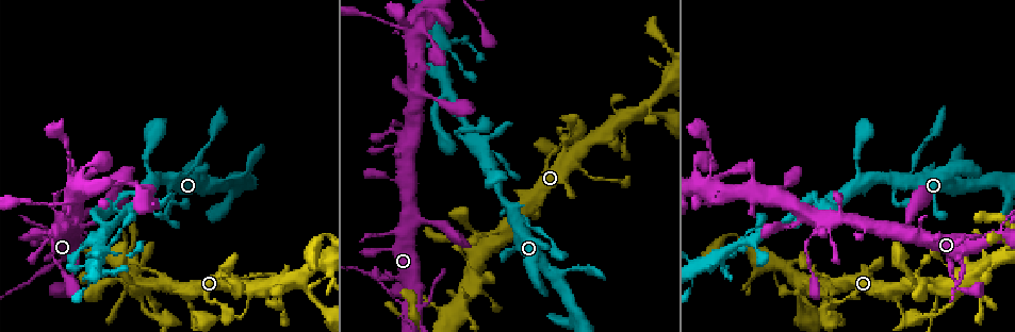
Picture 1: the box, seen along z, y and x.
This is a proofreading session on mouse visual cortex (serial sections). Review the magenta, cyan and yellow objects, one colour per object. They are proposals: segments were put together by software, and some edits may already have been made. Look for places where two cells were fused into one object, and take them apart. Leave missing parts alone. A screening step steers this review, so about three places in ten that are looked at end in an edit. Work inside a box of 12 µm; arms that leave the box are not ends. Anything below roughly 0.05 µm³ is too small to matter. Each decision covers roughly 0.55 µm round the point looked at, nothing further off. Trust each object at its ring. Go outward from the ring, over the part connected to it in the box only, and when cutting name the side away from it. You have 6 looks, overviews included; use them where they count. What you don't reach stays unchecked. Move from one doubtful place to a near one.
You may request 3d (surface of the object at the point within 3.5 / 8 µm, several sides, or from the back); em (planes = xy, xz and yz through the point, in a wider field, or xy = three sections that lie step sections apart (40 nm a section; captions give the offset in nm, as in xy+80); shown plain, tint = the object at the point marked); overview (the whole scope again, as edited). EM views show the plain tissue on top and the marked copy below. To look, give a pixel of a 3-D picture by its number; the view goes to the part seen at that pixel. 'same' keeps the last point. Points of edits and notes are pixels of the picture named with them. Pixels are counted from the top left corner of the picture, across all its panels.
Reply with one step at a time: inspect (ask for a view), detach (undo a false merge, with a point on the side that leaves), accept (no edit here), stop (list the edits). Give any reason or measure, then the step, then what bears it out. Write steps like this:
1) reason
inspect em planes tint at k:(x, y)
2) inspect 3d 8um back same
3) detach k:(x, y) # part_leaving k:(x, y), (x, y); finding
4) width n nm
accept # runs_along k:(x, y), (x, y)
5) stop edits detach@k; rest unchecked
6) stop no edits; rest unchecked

inspect 3d 8um at 1:(168, 193)

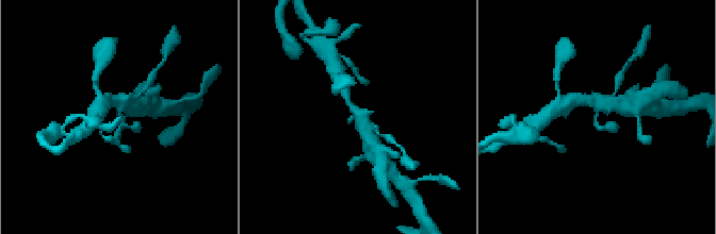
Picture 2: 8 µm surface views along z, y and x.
shape alone is not enough
inspect em xy step 5 tint at 2:(596, 117)

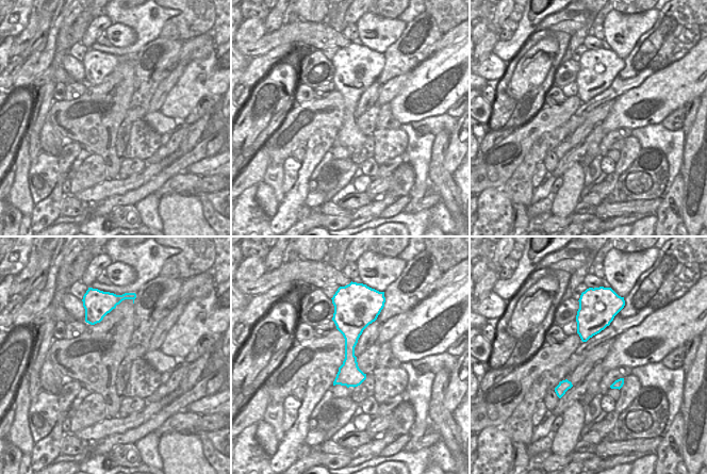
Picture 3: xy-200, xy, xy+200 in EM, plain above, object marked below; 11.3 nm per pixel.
width 260 nm
accept # runs_along 2:(129, 103), (120, 122), (137, 128); one cell here

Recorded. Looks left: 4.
side arm on a straight run
inspect 3d 3.5um back at 1:(497, 249)

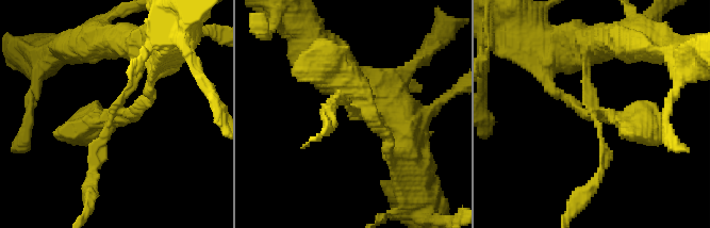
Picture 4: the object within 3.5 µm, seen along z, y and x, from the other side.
shape alone is not enough
inspect em xy step 3 tint at 4:(359, 108)

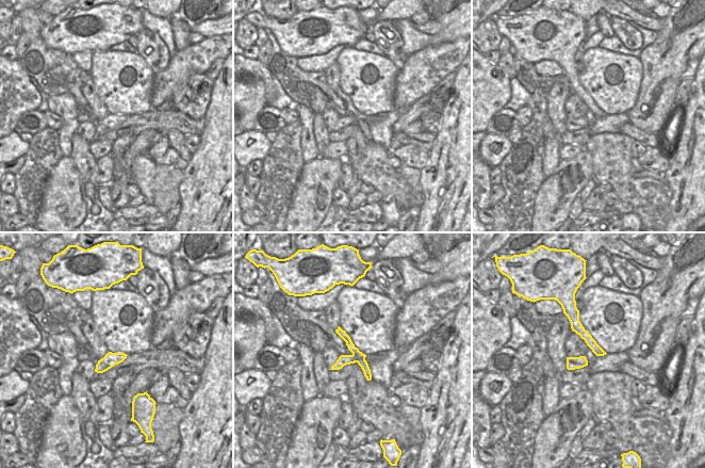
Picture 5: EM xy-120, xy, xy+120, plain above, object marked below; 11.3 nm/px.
arm_widths 100, 300, 400 nm
detach 4:(101, 146) # border 5:(353, 353), (357, 361); a second cell is stuck on

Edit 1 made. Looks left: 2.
a narrow waist
inspect 3d 3.5um at 1:(230, 277)

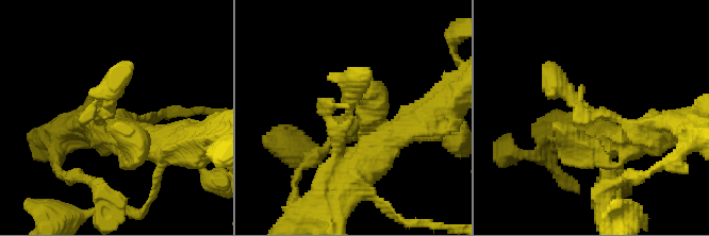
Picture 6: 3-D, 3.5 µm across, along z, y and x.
need the tissue
inspect em planes tint at 6:(112, 113)

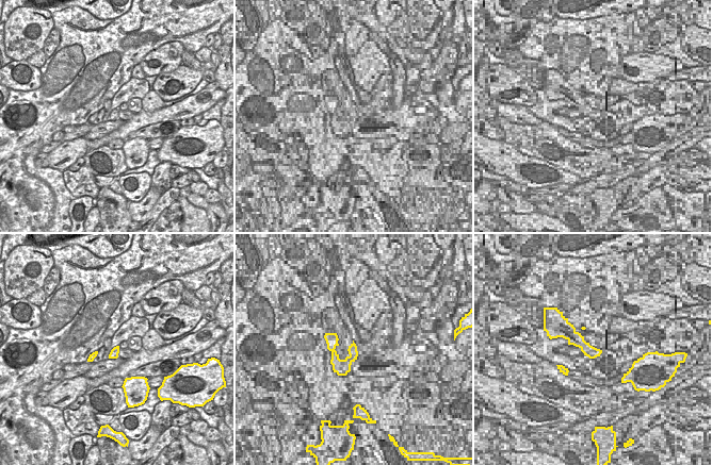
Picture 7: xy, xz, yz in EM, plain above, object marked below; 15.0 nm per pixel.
width 130 nm
accept # runs_along 6:(658, 132), (590, 113), (548, 64); all the same cell

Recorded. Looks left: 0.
stop edits detach@4; rest unchecked

